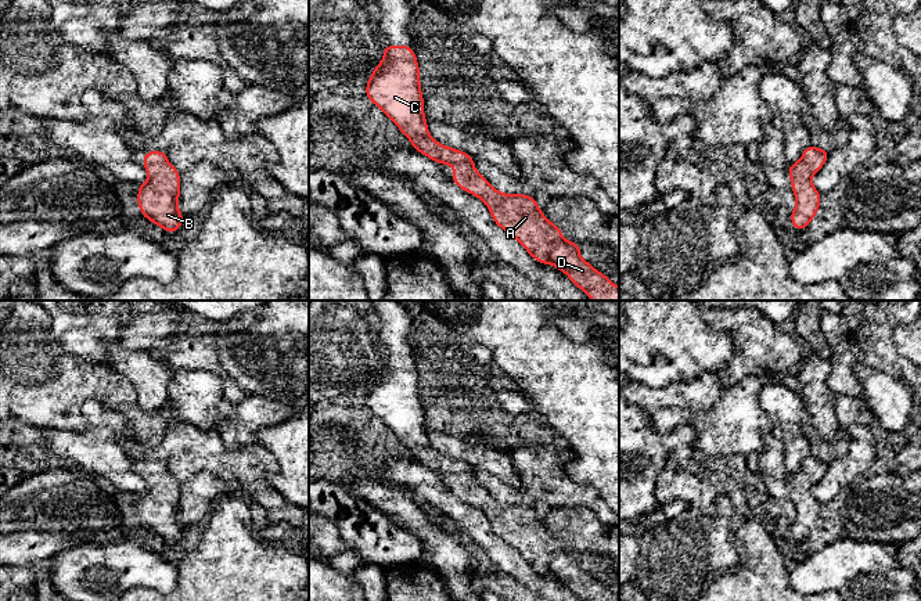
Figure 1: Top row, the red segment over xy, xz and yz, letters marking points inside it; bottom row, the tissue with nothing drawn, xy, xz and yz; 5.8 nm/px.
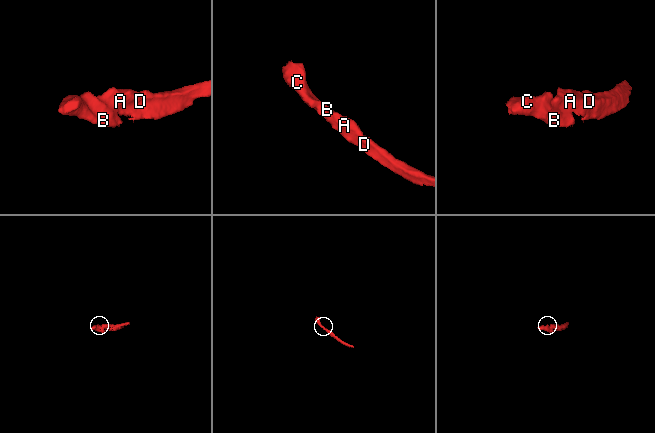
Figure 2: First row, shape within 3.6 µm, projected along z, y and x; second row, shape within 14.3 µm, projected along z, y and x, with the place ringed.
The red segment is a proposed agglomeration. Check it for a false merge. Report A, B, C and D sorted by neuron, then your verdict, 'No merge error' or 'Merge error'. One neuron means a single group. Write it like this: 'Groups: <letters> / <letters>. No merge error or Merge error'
Groups: A B C D. No merge error

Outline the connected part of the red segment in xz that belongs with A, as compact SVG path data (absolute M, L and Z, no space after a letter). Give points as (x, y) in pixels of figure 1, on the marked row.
M382 44L382 48L382 61L373 69L364 94L397 126L413 148L439 165L453 166L456 170L450 176L453 183L463 191L479 198L490 210L492 220L515 238L535 260L564 271L591 300L619 300L619 287L579 255L582 245L562 237L562 230L543 215L533 195L497 191L489 180L479 174L474 165L475 159L470 154L446 147L429 134L424 115L420 65L413 46Z

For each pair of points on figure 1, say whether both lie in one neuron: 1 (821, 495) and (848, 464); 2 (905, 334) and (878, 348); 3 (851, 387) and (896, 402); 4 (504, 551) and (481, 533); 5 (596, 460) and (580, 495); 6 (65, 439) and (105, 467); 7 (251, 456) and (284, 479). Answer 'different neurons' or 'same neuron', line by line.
1: same neuron
2: different neurons
3: different neurons
4: same neuron
5: different neurons
6: same neuron
7: different neurons

